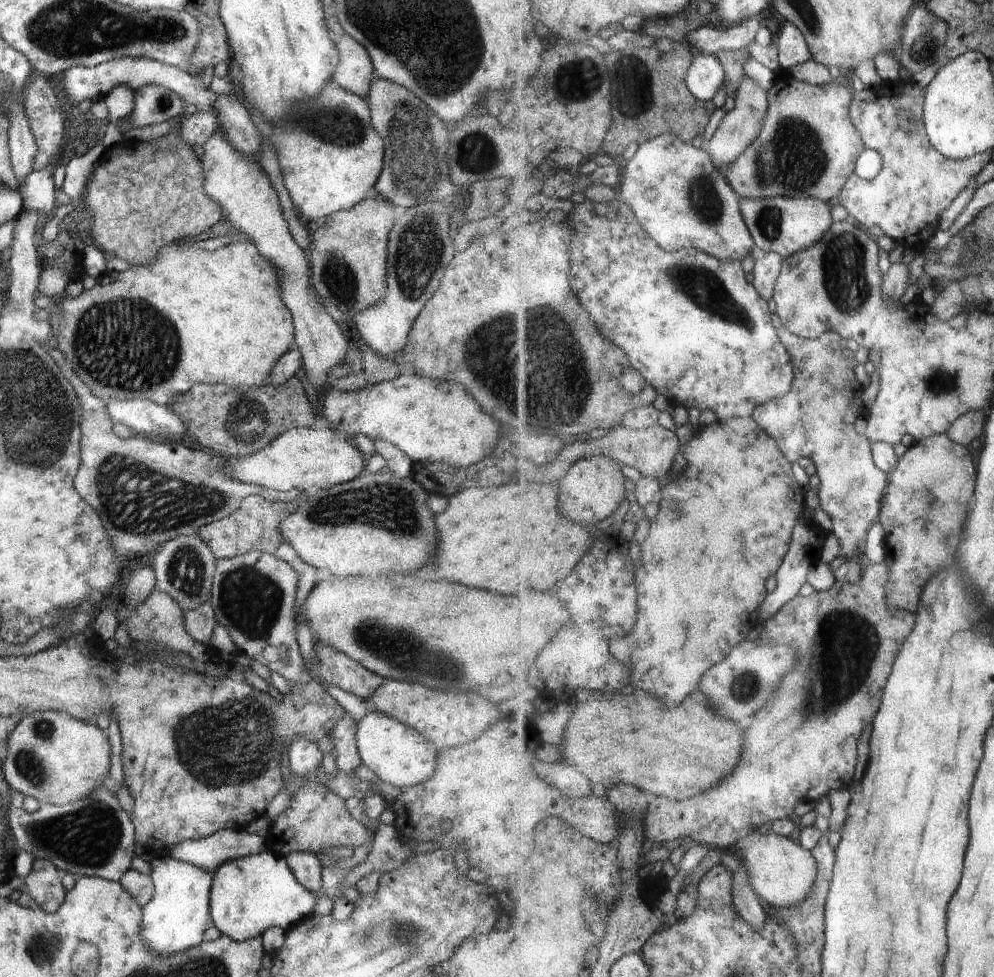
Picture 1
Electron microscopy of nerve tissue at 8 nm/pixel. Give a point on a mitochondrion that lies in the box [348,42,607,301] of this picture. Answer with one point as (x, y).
(415, 169)

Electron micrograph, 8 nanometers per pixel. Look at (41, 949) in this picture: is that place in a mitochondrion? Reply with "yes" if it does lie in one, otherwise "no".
yes

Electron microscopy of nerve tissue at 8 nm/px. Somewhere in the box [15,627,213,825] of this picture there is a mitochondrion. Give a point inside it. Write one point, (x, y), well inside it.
(44, 730)

